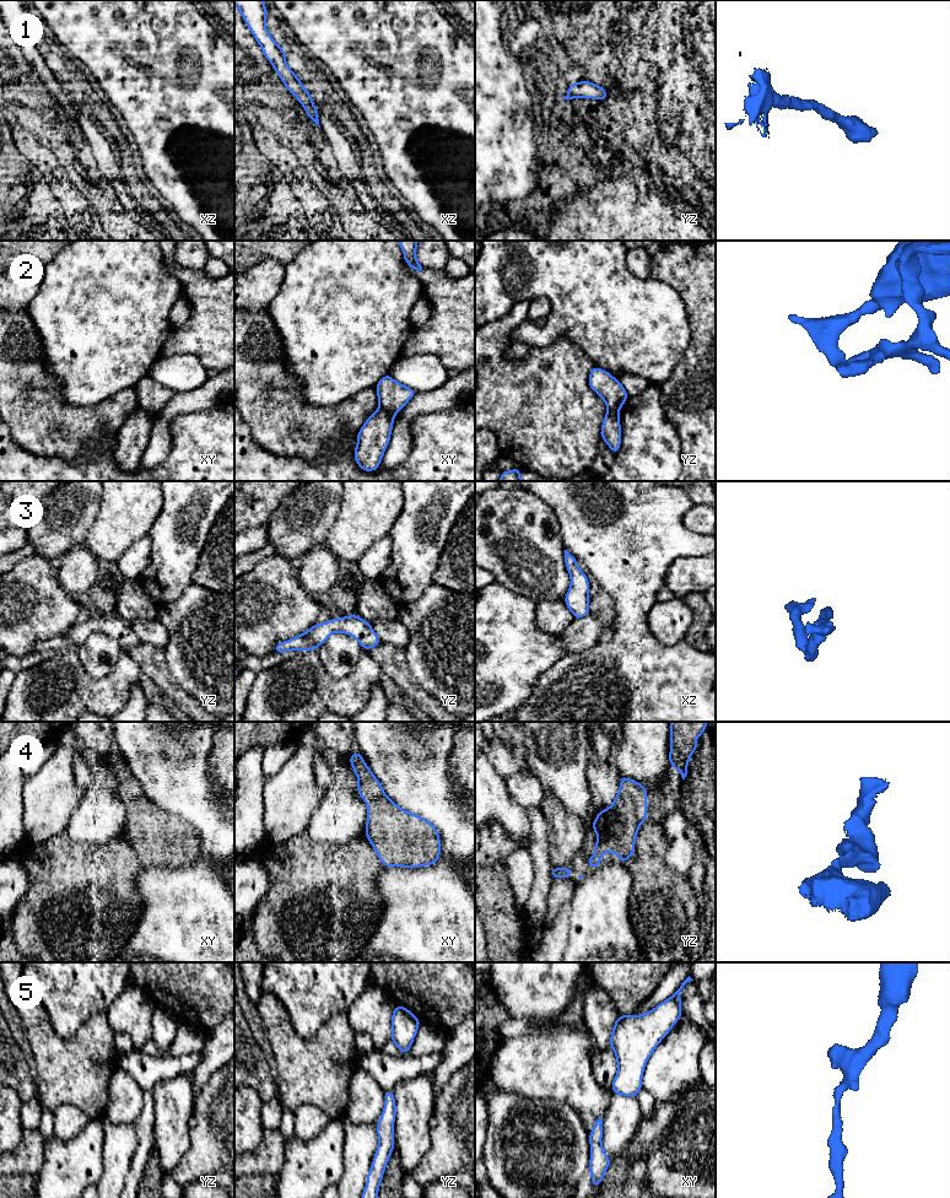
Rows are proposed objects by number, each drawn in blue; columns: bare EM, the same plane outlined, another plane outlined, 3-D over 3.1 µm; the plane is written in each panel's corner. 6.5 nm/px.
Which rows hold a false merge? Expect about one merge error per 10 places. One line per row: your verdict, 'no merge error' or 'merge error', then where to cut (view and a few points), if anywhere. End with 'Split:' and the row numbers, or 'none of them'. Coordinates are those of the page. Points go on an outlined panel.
1: no merge error | no cut
2: merge error | xy (381, 408), (393, 415)
3: no merge error | no cut
4: no merge error | no cut
5: no merge error | no cut
Split: 2

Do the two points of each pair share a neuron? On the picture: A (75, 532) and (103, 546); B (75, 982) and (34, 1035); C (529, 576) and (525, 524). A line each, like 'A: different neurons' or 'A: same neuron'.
A: different neurons
B: different neurons
C: same neuron

